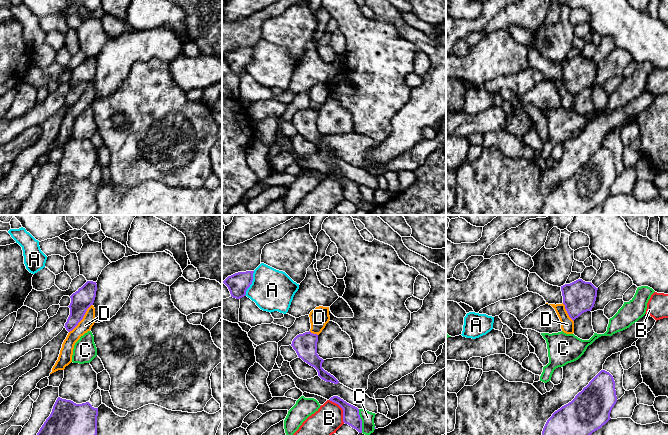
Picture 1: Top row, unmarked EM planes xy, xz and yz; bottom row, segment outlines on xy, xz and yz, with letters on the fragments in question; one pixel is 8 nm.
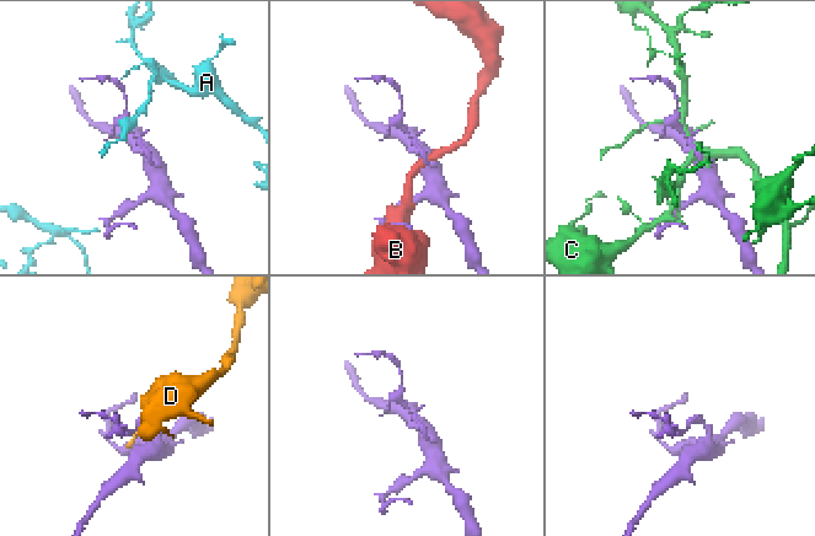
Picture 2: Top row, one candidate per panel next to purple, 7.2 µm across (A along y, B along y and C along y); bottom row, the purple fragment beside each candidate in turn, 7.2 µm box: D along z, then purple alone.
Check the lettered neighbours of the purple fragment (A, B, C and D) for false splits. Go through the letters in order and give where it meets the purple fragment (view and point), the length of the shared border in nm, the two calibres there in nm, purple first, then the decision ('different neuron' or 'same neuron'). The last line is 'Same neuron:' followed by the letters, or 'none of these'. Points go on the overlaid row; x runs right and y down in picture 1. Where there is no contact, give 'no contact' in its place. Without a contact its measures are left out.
A: xz (251, 283) | 220 nm | 170/340 nm | different neuron
B: xz (342, 408) | 220 nm | 130/220 nm | different neuron
C: xz (361, 421) | 190 nm | 130/100 nm | different neuron
D: xy (82, 318) | 300 nm | 170/110 nm | same neuron
Same neuron: D

